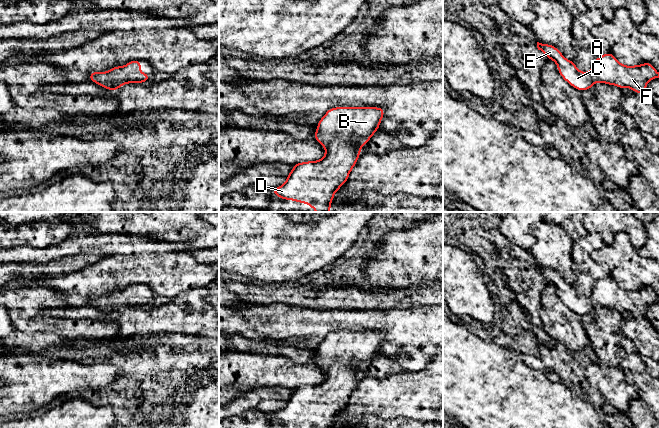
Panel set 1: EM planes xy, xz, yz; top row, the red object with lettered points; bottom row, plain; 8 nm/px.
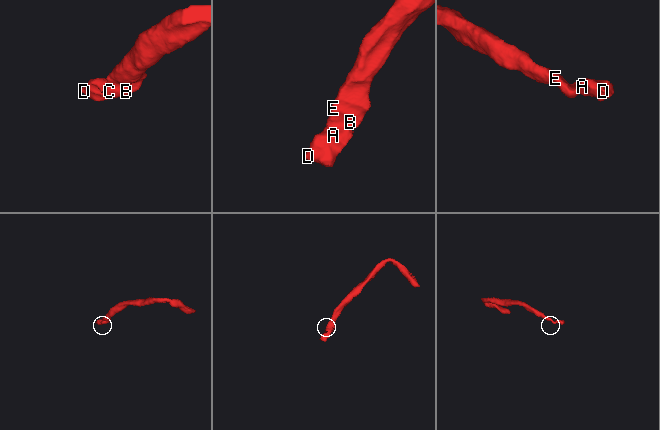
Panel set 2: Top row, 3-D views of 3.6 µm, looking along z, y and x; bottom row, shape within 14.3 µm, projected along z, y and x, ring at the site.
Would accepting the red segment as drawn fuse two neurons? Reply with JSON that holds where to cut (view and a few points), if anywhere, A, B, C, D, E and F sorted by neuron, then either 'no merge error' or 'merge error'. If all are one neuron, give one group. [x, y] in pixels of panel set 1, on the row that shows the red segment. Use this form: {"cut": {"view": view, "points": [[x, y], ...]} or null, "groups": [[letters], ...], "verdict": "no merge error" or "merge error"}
{"cut": null, "groups": [["A", "B", "C", "D", "E", "F"]], "verdict": "no merge error"}

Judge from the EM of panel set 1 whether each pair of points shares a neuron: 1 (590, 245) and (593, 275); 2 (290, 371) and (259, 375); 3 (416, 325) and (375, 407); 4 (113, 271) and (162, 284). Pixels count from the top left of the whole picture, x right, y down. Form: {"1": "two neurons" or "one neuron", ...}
{"1": "one neuron", "2": "one neuron", "3": "two neurons", "4": "one neuron"}

